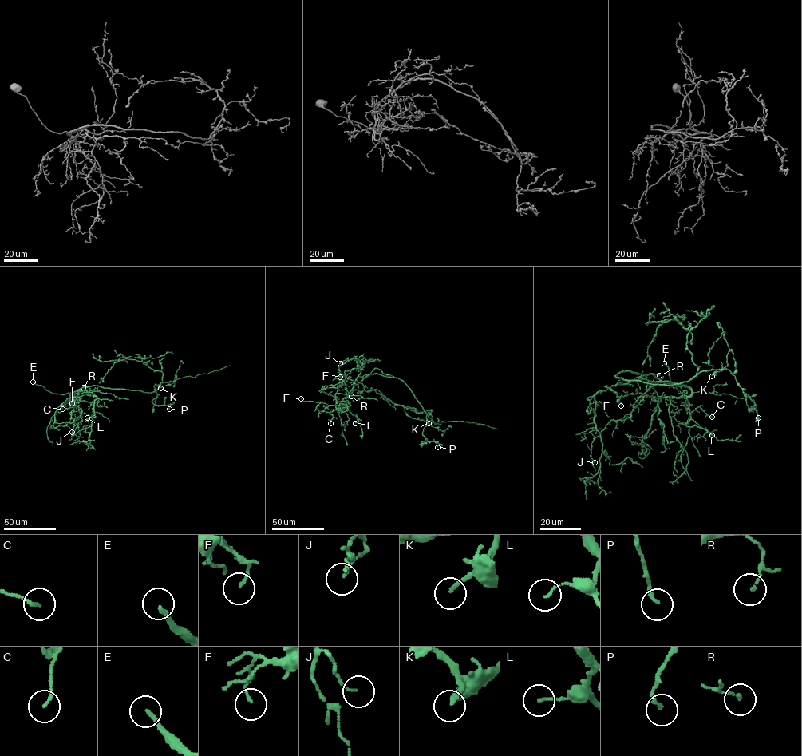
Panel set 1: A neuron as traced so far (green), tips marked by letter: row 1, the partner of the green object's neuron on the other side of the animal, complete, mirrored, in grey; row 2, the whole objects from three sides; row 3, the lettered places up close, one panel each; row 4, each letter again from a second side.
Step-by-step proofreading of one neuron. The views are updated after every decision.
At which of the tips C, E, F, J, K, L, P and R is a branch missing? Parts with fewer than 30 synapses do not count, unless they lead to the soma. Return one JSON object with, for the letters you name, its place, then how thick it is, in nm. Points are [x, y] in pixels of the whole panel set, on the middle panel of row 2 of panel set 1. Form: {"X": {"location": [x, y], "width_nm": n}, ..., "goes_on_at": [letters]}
{"E": {"location": [301, 398], "width_nm": 220}, "K": {"location": [428, 423], "width_nm": 200}, "R": {"location": [351, 396], "width_nm": 120}, "goes_on_at": ["E", "K", "R"]}

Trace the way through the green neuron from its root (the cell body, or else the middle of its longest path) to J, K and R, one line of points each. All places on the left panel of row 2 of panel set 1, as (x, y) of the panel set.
J: (119, 389), (92, 385), (72, 393), (67, 399), (73, 402), (74, 409), (71, 413), (74, 420), (72, 432)
K: (119, 389), (151, 393), (158, 388), (158, 385), (160, 388)
R: (119, 389), (95, 385), (83, 387)

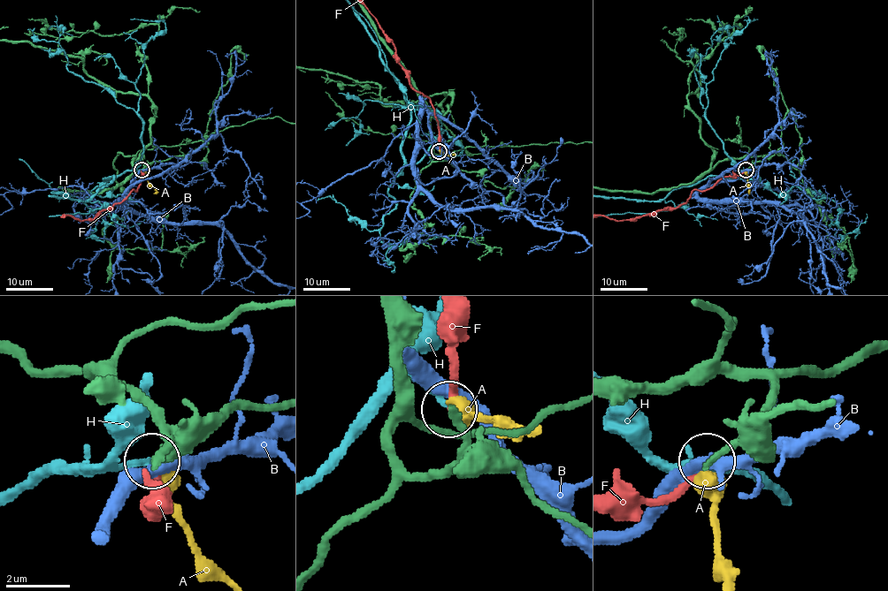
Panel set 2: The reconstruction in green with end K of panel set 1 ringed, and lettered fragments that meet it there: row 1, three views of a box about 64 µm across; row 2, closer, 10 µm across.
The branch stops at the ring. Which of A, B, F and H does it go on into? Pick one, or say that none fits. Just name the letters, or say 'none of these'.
F

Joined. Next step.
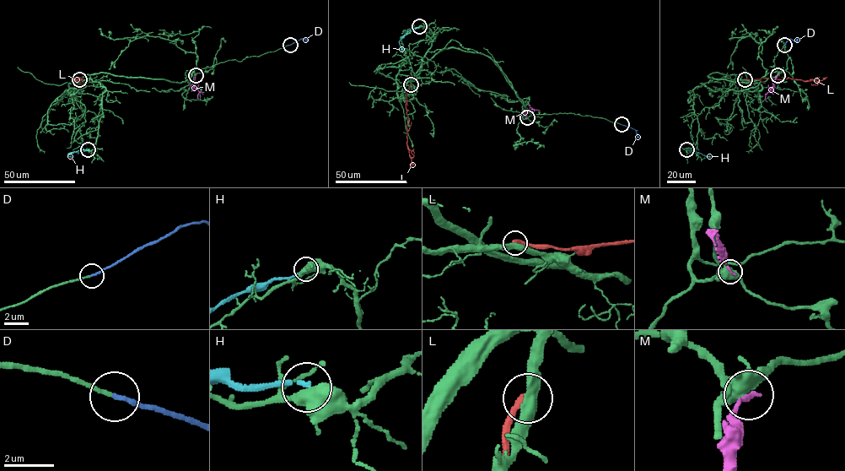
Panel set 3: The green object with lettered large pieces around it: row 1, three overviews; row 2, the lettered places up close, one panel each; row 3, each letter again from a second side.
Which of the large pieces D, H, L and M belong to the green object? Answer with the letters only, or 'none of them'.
D

